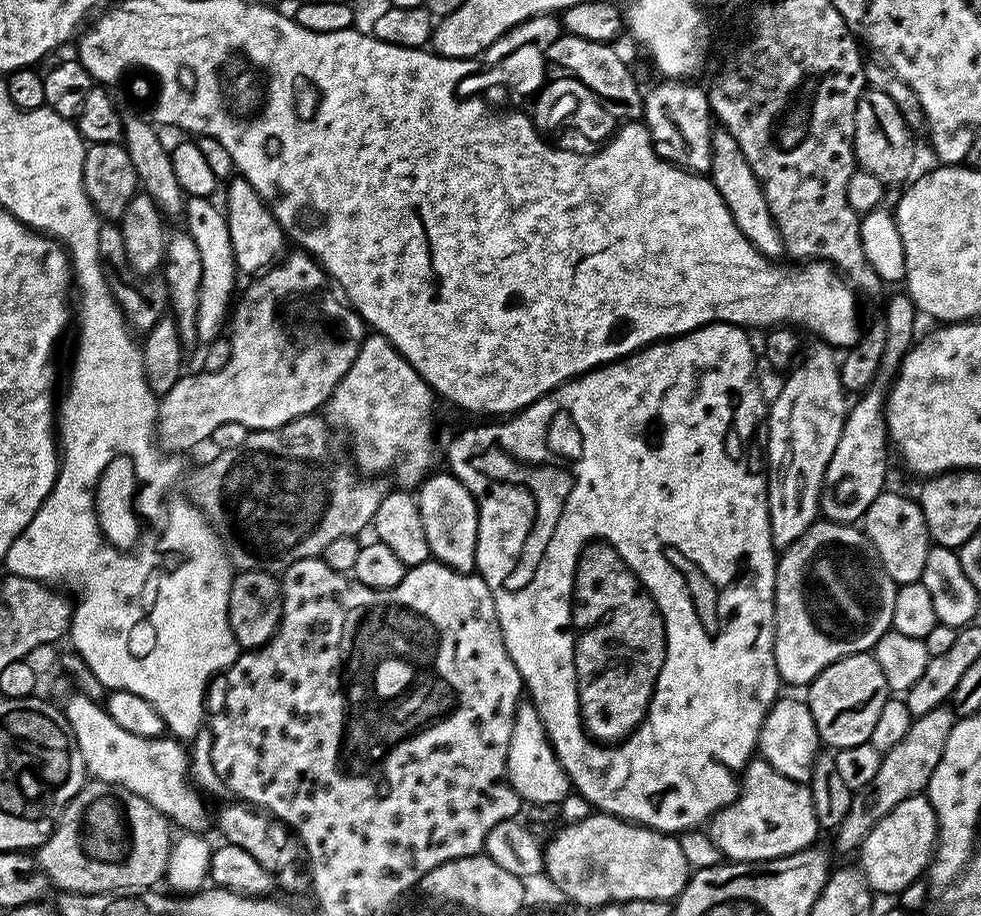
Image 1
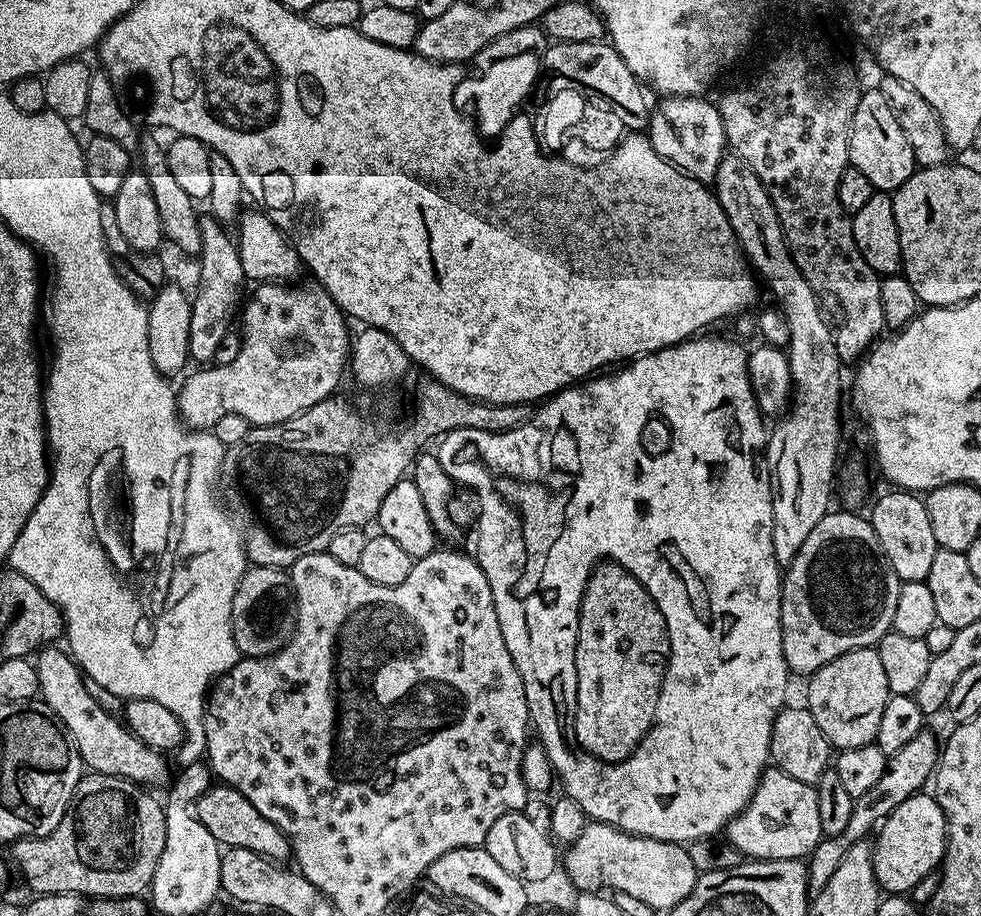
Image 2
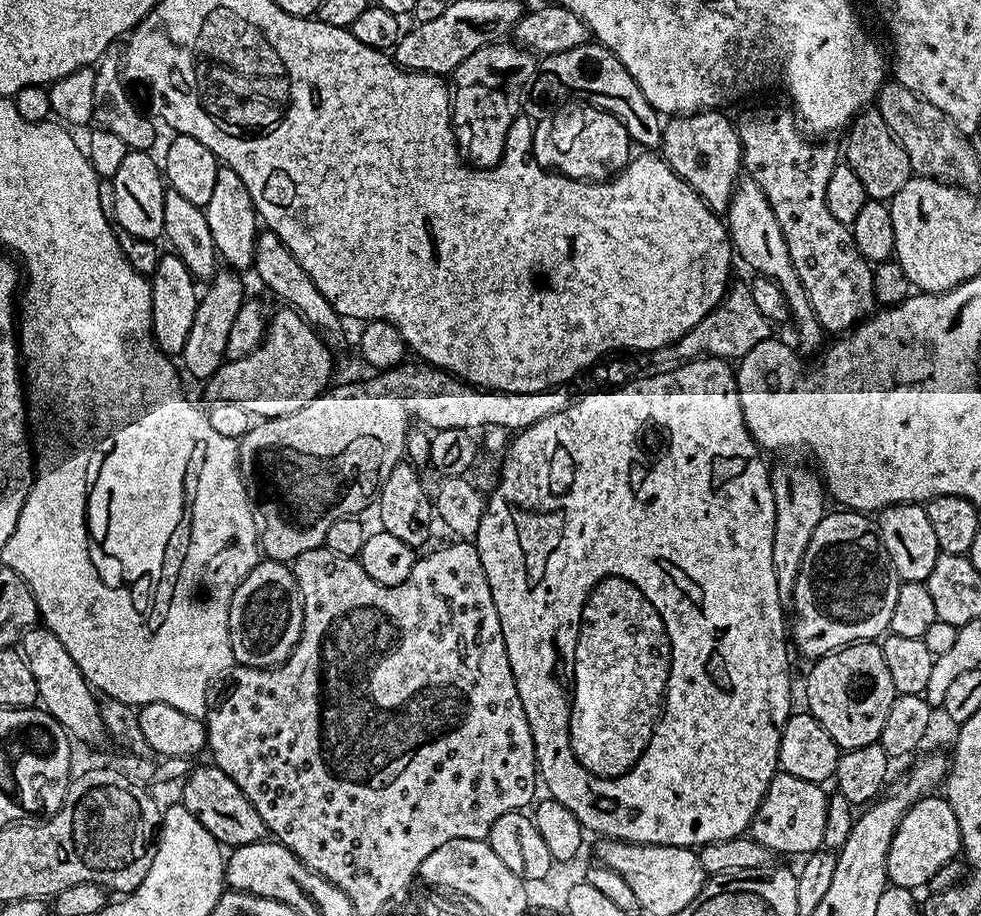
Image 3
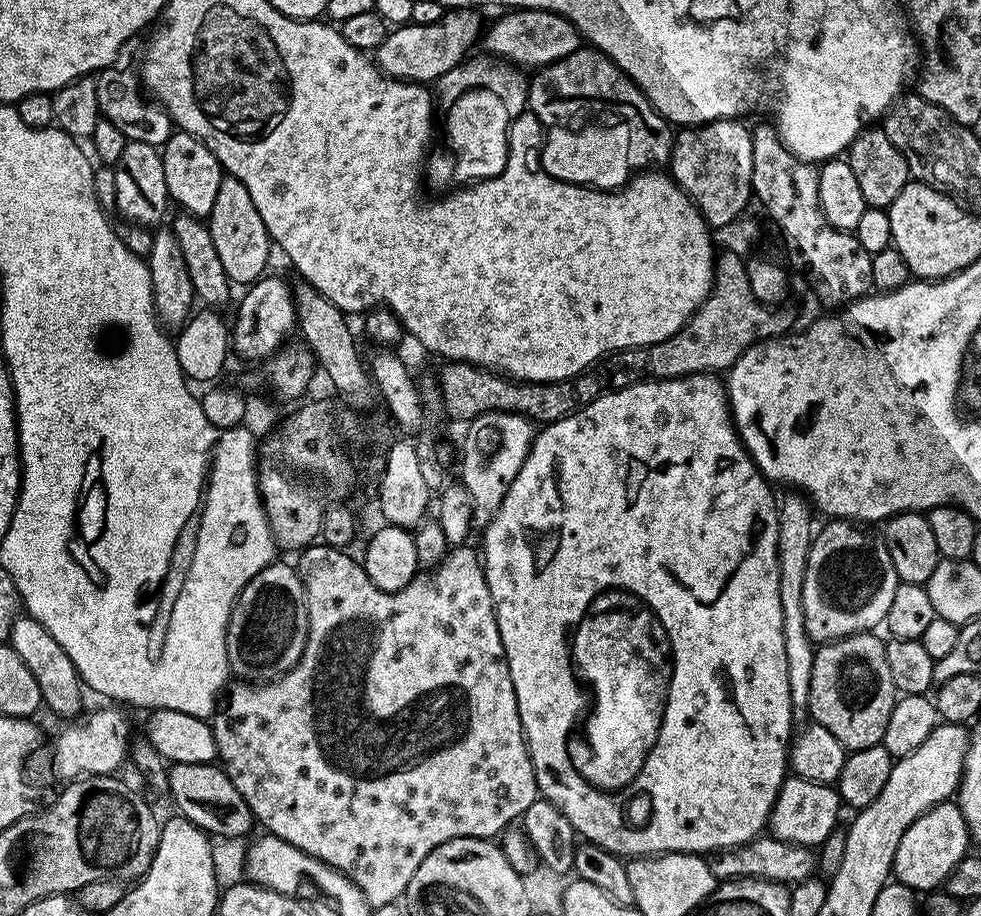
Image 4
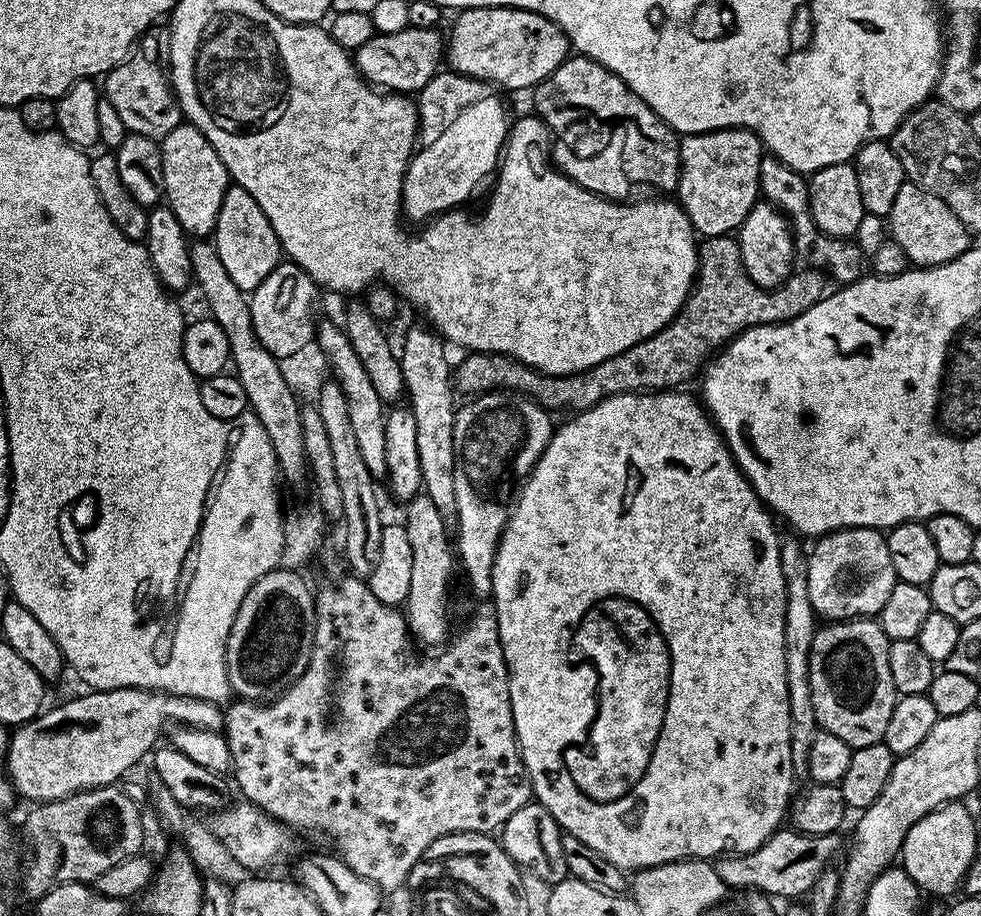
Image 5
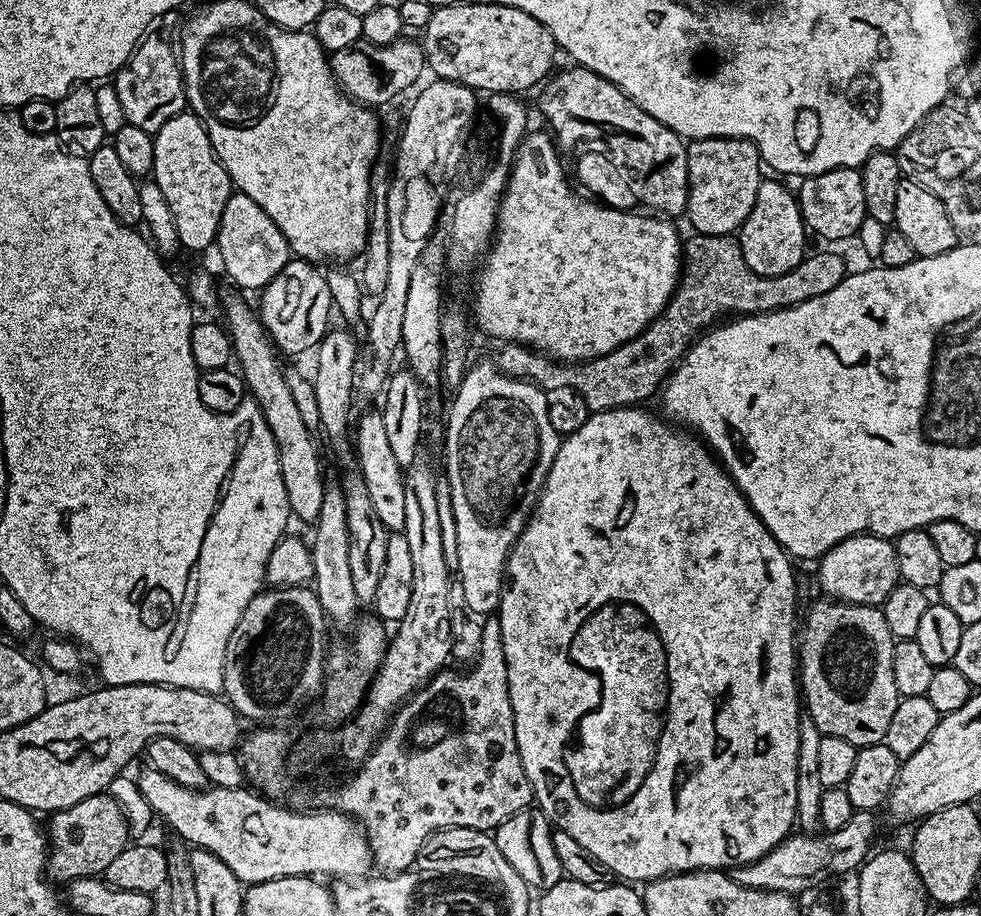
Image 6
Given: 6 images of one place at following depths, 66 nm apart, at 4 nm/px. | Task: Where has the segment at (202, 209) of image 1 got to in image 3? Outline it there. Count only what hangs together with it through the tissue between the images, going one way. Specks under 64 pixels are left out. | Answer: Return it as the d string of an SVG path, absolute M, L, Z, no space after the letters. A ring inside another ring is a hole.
M222 268L207 283L207 290L201 293L198 310L194 314L194 323L190 326L190 335L180 355L189 374L207 380L220 368L225 361L227 335L230 334L231 324L237 318L238 310L246 299L246 293L241 278L235 271Z

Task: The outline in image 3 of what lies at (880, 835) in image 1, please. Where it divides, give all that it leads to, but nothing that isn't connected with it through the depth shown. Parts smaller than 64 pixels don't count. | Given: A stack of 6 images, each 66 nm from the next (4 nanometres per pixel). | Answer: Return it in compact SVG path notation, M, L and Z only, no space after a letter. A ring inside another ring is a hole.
M926 794L921 800L913 802L898 830L894 830L894 838L886 854L888 883L897 888L923 889L930 878L934 878L935 872L946 866L946 862L957 859L960 851L958 818L954 818L950 802L943 795Z

